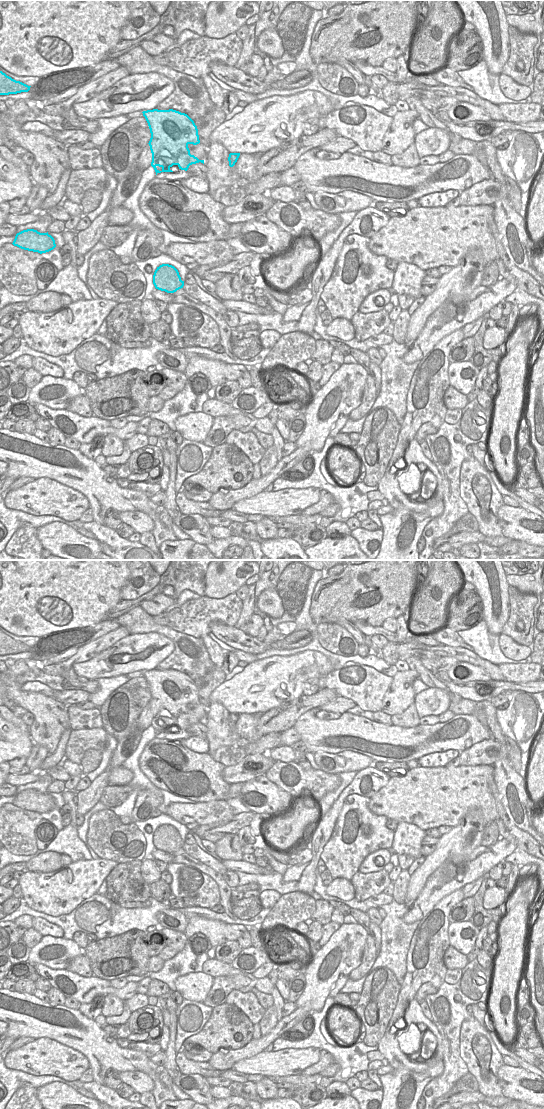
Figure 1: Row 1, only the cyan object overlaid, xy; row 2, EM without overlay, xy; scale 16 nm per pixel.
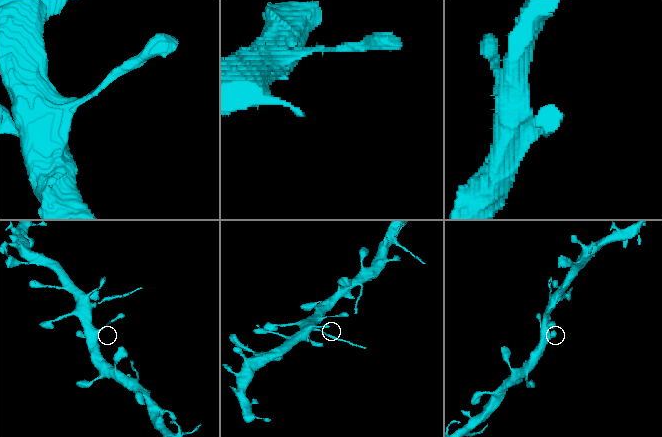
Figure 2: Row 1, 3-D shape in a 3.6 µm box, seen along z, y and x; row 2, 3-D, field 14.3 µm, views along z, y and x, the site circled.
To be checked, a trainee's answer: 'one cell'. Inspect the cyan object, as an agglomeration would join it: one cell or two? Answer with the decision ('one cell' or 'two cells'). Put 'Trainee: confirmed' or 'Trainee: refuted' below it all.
two cells
Trainee: refuted

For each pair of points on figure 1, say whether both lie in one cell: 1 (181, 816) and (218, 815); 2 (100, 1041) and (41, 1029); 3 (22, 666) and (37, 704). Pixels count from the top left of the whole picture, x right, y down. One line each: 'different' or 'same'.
1: same
2: same
3: same

